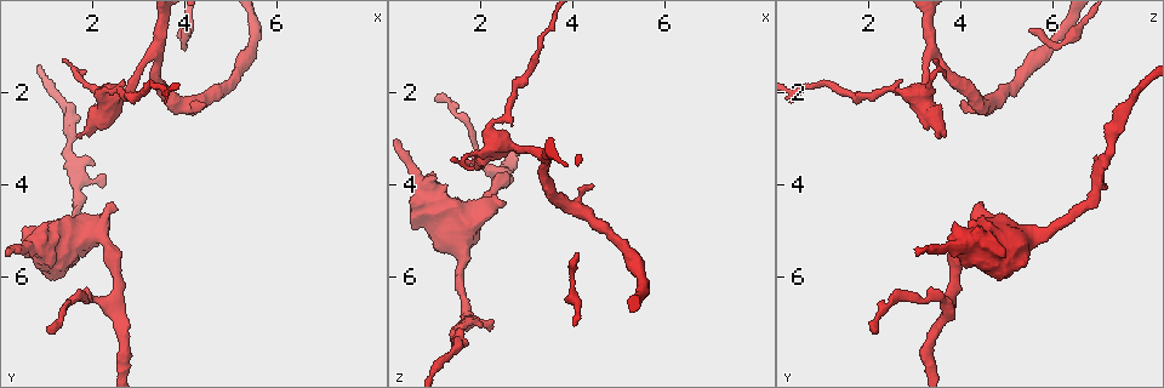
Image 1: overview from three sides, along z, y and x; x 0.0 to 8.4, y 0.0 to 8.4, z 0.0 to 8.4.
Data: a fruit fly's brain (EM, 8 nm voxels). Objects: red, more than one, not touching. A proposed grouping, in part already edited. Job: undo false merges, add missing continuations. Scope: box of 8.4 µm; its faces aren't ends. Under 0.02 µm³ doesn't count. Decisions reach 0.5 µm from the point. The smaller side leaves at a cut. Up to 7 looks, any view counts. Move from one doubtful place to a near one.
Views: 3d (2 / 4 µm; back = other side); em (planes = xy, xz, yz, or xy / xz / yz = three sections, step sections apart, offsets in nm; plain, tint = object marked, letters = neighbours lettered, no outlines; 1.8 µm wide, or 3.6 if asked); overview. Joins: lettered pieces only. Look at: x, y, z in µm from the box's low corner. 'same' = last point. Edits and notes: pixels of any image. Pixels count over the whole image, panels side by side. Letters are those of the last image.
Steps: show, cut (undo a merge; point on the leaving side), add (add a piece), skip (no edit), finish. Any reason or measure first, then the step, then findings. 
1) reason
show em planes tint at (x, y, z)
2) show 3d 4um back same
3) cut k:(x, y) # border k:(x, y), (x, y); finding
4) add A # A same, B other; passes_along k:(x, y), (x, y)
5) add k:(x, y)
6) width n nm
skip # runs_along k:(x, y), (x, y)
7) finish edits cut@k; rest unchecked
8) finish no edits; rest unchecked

two arms in line, one across
show em 3.6um xy step 16 letters at (3.40, 1.20, 3.40)

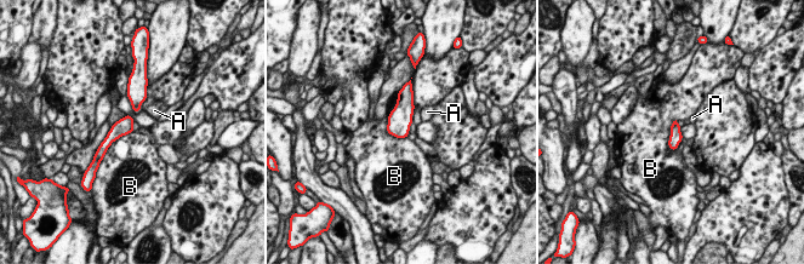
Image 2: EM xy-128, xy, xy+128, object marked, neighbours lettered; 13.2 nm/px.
show em 3.6um planes letters same

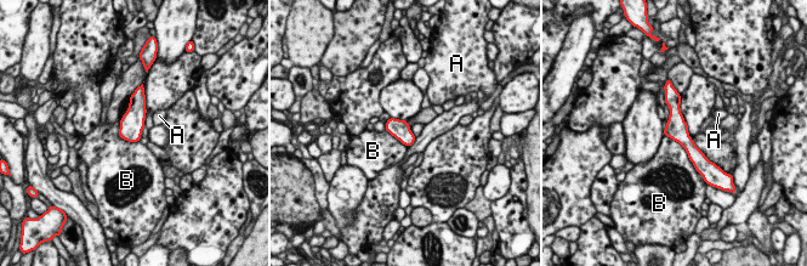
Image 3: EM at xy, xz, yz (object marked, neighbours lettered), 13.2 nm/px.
skip # A other, B other; border 3:(680, 95), (680, 112), (692, 139); one neuron here

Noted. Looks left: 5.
free end
show em planes letters at (1.70, 2.95, 3.55)

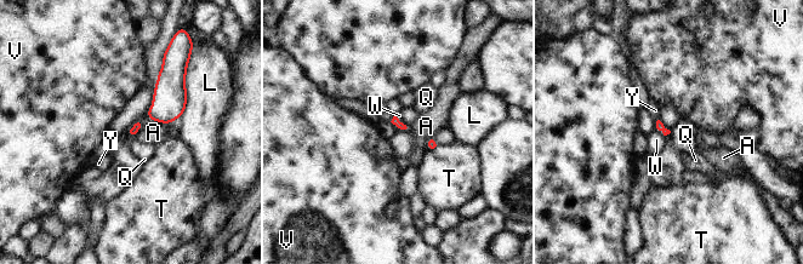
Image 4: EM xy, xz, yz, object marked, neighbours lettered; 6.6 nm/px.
skip # A other, L other, Q other, T other, V other, W other, Y other; border 4:(396, 115), (400, 121), (410, 126); no lettered piece goes on from it

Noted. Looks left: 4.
thin end
show 3d 2um at (1.05, 7.20, 2.15)

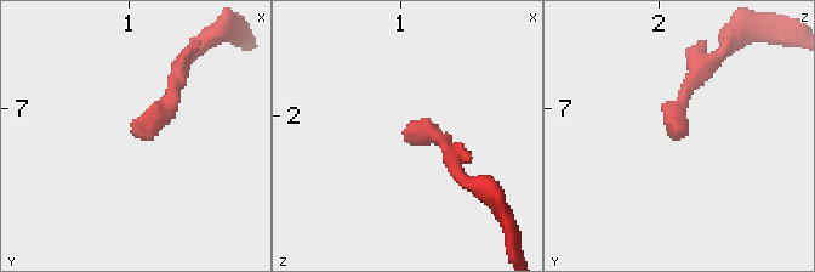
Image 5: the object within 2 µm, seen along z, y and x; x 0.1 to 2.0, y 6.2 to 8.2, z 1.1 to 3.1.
now the EM
show em 3.6um planes letters at (1.04, 7.18, 2.20)

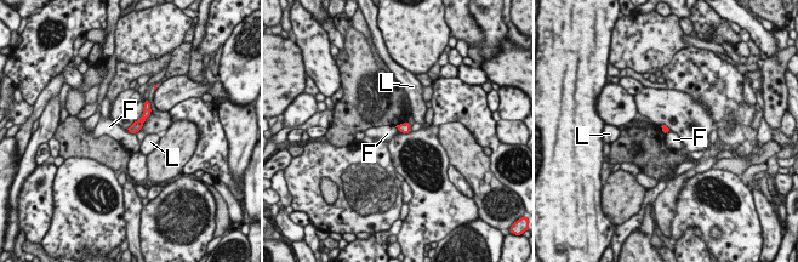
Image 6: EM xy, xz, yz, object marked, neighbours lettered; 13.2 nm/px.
skip # F other, L other; border 6:(125, 129), (135, 134); none of them fits

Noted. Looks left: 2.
finish no edits; rest unchecked

